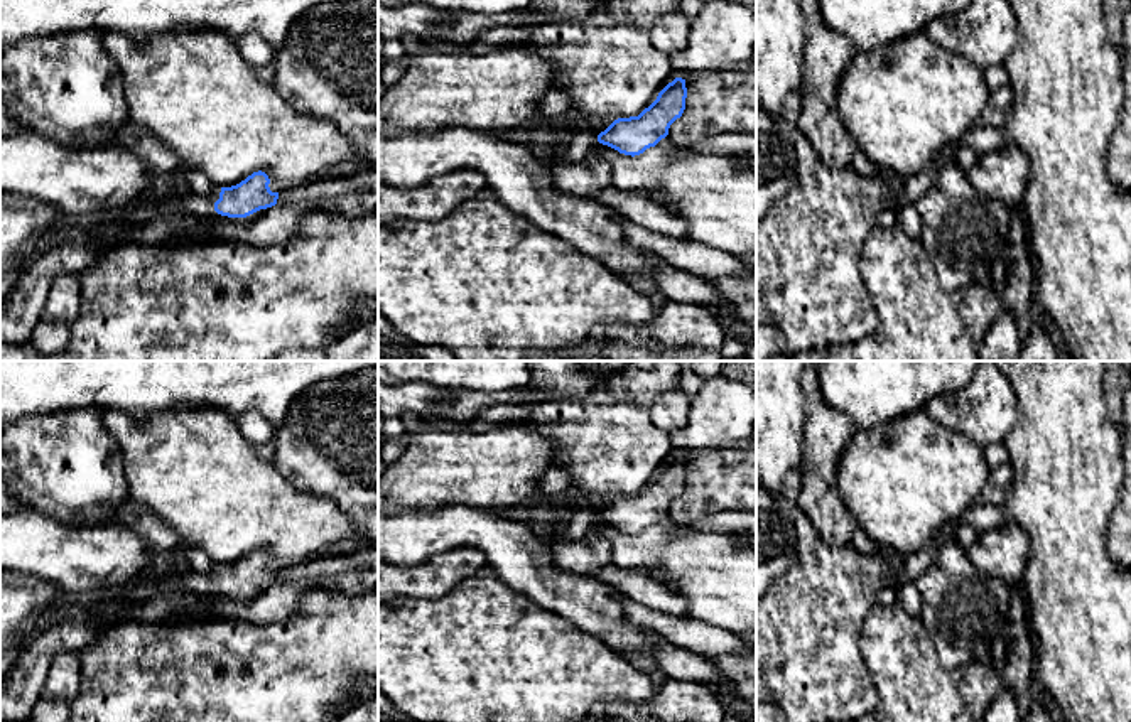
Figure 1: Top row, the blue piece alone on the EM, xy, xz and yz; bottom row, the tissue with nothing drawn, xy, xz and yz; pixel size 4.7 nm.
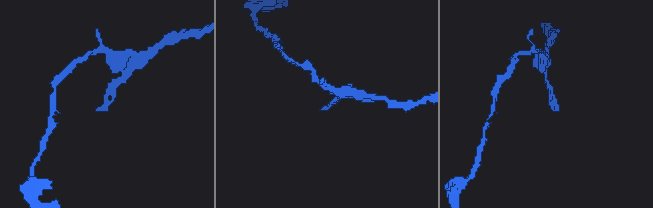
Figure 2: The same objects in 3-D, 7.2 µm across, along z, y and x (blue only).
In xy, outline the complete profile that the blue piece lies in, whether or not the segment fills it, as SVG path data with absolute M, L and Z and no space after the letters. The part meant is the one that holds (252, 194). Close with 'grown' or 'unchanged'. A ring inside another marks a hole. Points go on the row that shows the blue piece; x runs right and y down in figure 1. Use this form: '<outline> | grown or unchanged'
M258 170L236 186L213 186L208 196L198 196L192 191L187 191L170 197L169 201L115 216L89 231L89 241L100 246L96 261L103 260L106 251L116 245L116 238L125 236L130 229L150 221L157 213L187 214L194 216L201 223L228 219L233 223L250 224L268 207L277 204L279 192L272 192L268 184L268 175Z | grown

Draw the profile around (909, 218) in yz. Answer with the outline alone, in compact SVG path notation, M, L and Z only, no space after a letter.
M906 204L901 207L896 207L896 218L898 226L910 236L910 238L920 238L922 236L922 216L917 211L915 204Z

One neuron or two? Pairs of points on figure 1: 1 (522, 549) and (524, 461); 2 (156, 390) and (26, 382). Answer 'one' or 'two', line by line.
1: two
2: one

